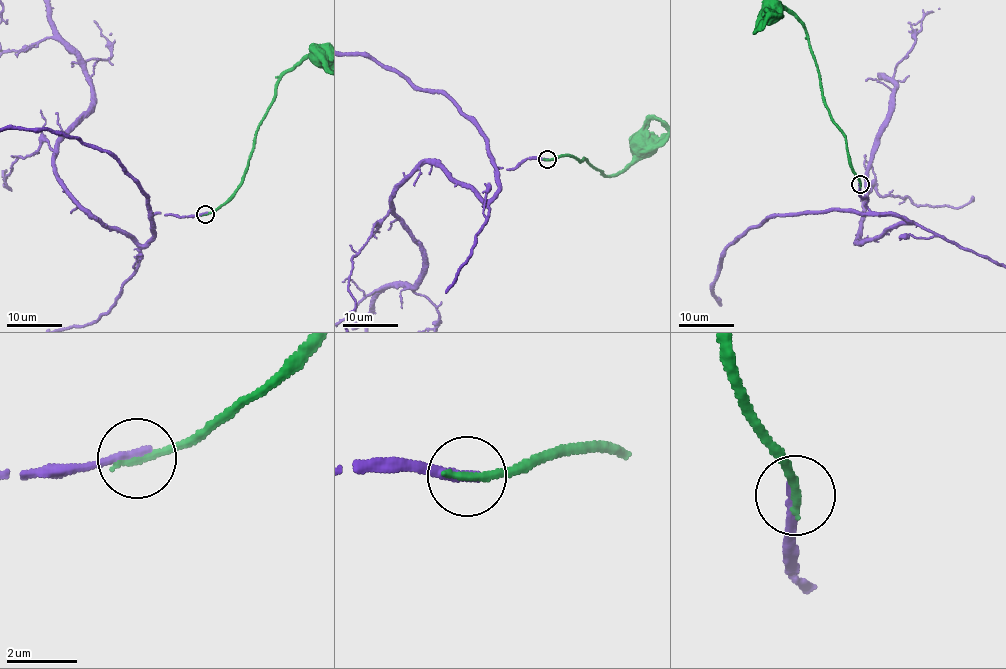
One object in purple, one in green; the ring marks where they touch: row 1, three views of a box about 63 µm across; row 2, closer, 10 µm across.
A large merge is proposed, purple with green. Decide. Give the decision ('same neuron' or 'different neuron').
different neuron

